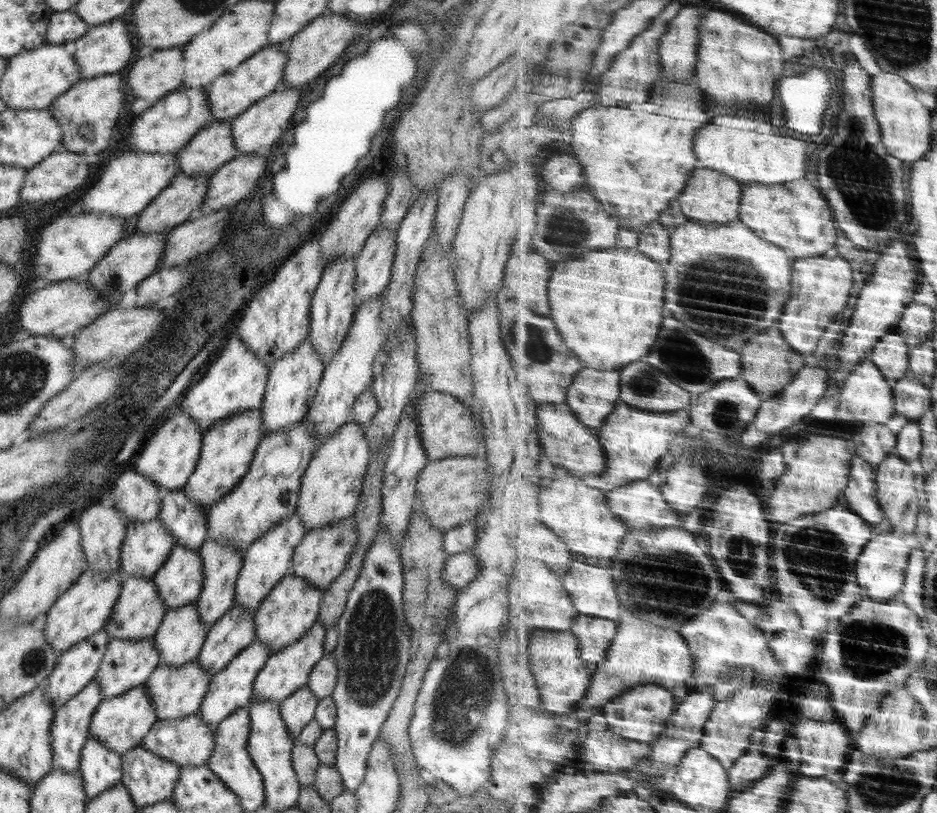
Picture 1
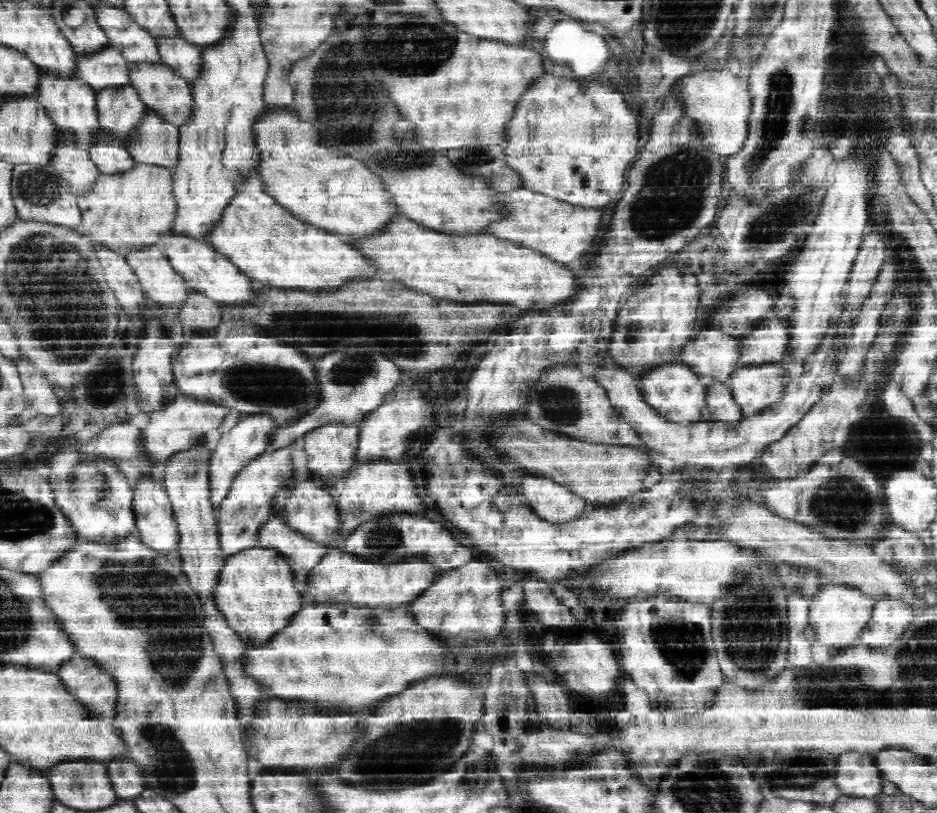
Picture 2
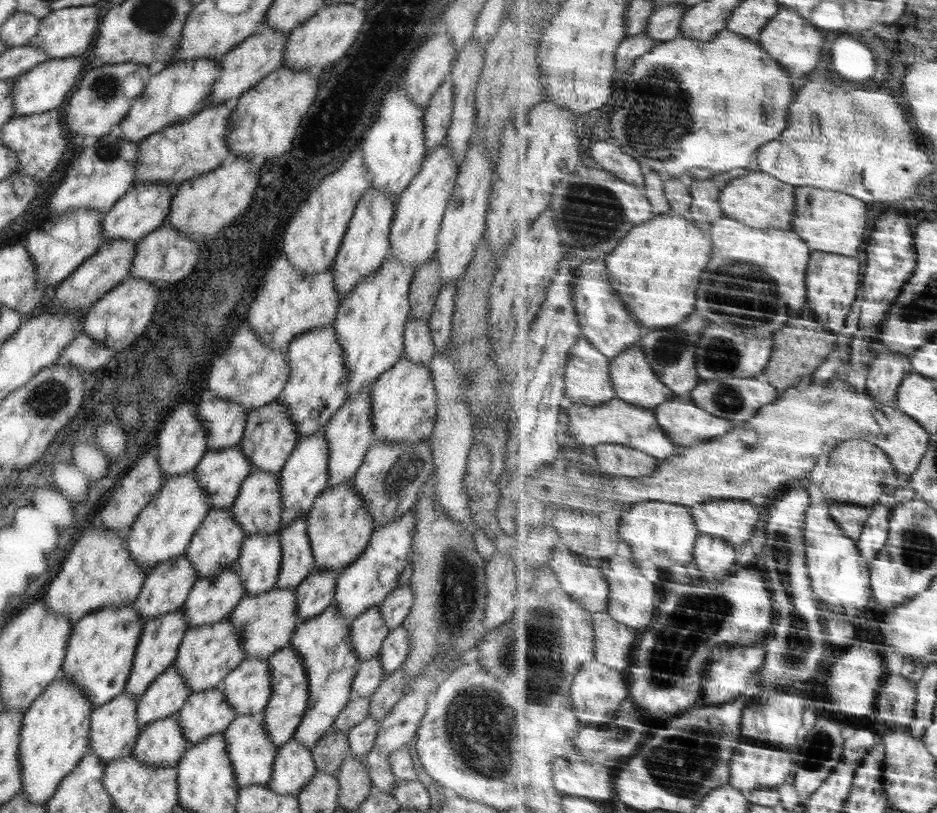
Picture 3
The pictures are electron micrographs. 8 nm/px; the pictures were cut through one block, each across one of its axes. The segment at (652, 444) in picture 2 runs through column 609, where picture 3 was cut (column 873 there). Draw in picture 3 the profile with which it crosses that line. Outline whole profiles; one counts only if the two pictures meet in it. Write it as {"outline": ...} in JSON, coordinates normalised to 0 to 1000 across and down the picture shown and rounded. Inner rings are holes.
{"outline":[[[943,433],[931,448],[926,482],[941,498],[958,501],[961,475],[975,458],[973,440],[969,435]]]}

